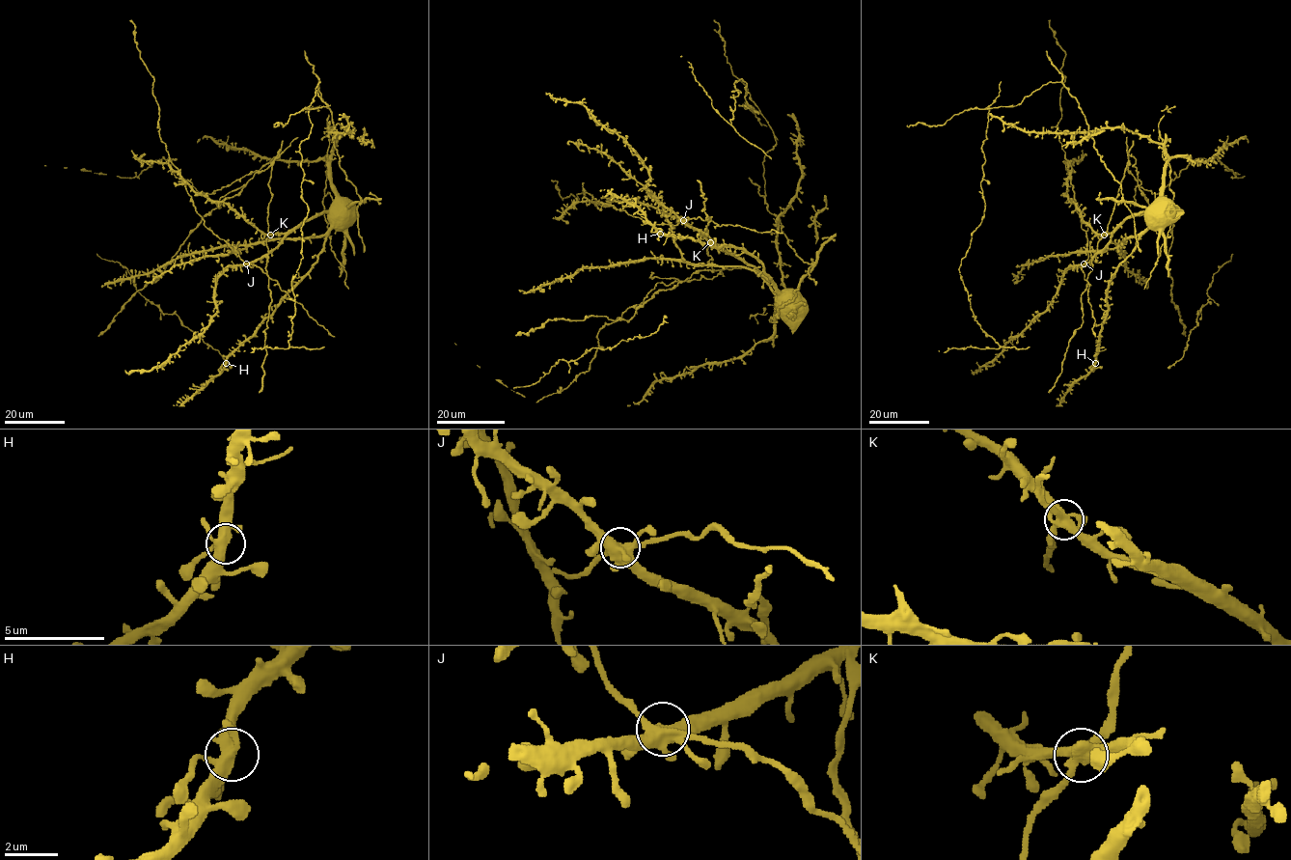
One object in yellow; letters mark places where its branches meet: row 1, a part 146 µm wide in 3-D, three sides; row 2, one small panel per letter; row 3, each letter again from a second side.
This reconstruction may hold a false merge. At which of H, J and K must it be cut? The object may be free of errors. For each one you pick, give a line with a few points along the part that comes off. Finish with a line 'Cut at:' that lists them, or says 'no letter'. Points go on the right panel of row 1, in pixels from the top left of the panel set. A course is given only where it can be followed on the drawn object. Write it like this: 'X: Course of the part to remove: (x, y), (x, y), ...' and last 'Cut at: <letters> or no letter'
Cut at: K

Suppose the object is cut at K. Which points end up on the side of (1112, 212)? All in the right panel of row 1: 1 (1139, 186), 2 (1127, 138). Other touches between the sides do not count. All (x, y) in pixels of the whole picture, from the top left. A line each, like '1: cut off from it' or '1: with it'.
1: with it
2: with it

